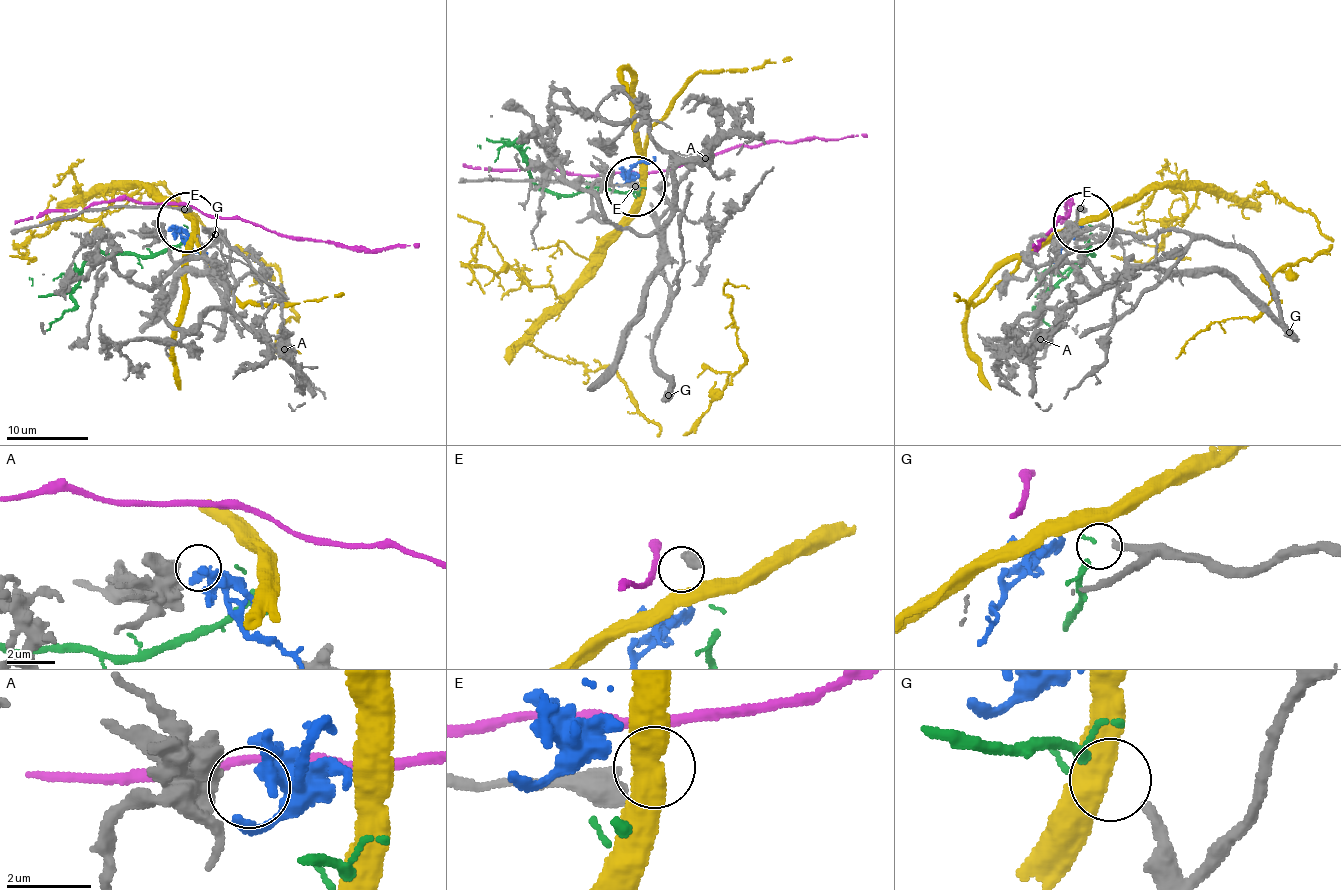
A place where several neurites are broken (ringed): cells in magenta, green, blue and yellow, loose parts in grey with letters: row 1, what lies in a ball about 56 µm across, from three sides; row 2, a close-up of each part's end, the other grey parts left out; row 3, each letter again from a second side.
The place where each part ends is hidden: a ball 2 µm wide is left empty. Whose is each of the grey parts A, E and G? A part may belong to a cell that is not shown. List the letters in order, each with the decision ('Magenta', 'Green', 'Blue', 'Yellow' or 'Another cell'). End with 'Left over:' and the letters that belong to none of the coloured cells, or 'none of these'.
A: Blue
E: Another cell
G: Green
Left over: E

